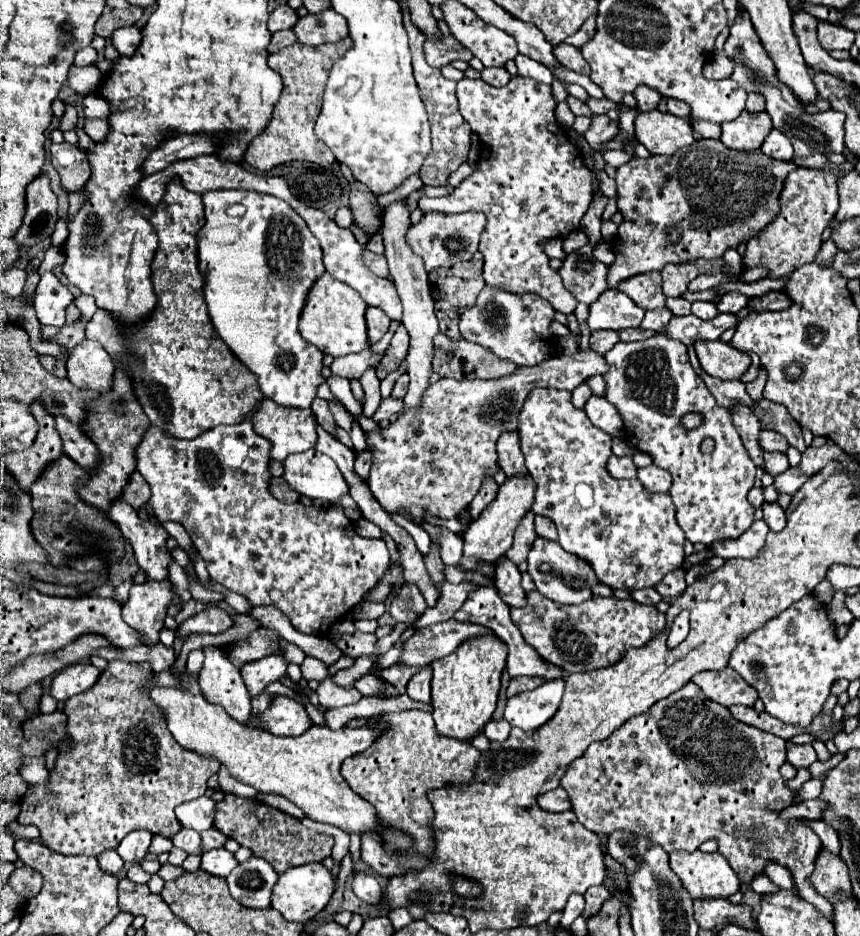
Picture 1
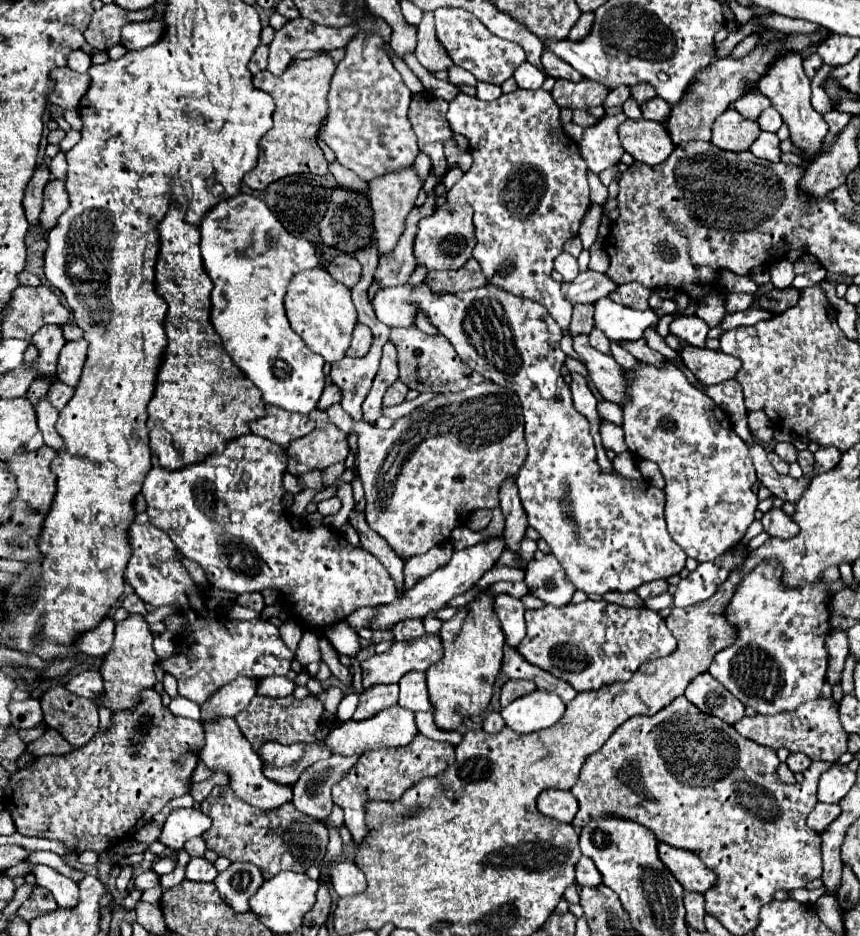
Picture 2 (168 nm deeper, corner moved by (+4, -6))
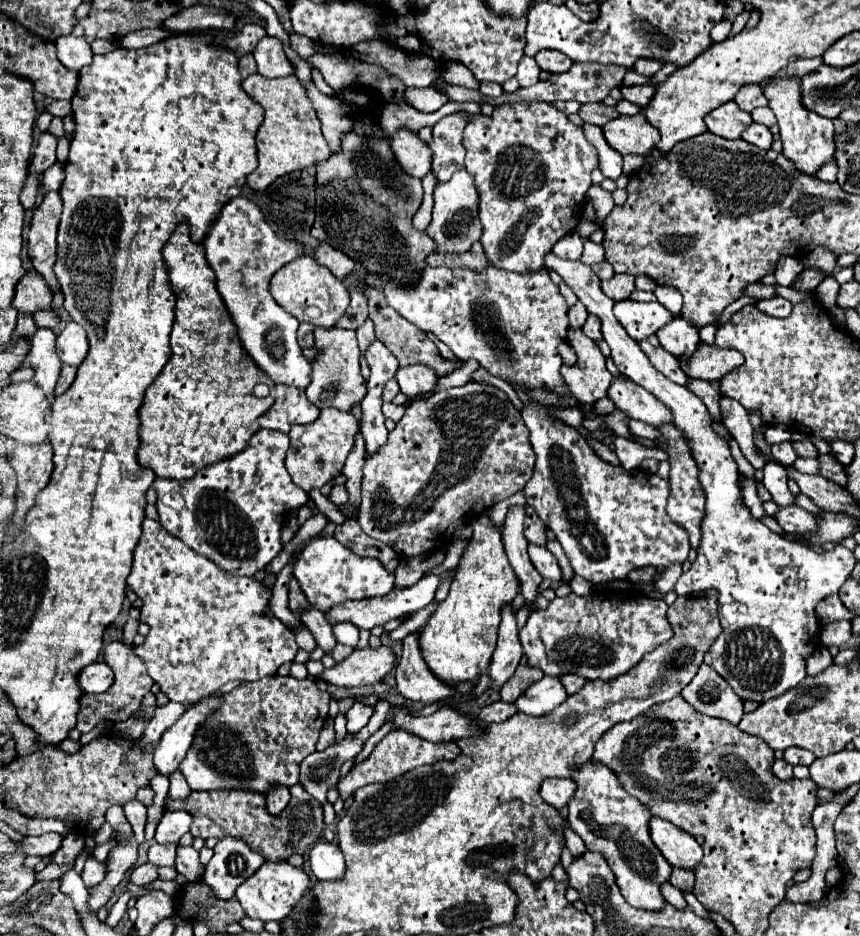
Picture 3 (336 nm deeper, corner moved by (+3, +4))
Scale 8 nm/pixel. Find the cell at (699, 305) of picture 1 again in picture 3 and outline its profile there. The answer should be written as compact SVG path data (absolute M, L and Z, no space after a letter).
M675 317L665 329L657 331L657 339L659 345L673 357L685 357L697 349L699 331L687 321L681 321L681 317Z

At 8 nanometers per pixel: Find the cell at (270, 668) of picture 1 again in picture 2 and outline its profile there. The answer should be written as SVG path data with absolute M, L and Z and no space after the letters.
M238 677L236 681L220 687L216 695L212 695L202 705L202 721L208 717L234 717L244 711L252 697L258 691L258 679L254 677Z

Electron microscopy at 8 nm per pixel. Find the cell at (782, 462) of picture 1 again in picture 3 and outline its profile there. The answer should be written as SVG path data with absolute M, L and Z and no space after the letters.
M789 441L773 445L773 447L771 447L771 455L773 455L773 459L775 459L777 463L781 463L781 465L785 465L785 467L793 465L795 459L797 459L797 453L793 451L793 445L791 445Z

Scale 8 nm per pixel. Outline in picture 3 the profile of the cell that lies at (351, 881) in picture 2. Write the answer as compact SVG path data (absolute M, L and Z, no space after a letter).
M315 843L309 851L309 867L319 881L335 881L343 877L345 859L335 843Z

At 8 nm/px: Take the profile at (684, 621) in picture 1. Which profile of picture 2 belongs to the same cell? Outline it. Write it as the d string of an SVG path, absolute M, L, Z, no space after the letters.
M584 601L562 609L528 609L526 623L526 637L518 645L520 655L564 679L576 691L592 691L614 681L626 681L640 665L666 657L676 649L676 639L666 629L664 619L646 607L626 609L608 601Z

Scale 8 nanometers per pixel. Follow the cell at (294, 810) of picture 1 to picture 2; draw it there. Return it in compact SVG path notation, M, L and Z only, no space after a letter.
M334 805L328 819L324 820L324 825L328 830L334 829L339 832L342 823L344 822L344 812L341 807Z

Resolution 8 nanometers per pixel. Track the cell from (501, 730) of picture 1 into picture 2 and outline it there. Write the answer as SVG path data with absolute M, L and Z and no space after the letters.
M488 713L484 719L484 731L488 735L496 735L504 729L504 721L500 719L500 713Z

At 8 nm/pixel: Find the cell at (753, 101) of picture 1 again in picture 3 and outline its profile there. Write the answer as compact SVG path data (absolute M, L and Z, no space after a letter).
M755 83L755 85L743 85L735 95L735 103L739 105L741 111L751 113L755 107L765 107L767 99L763 95L763 87Z

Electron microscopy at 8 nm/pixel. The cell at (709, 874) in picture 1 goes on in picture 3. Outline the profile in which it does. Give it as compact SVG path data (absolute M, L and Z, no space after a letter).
M661 817L649 819L649 833L655 847L671 863L671 867L693 871L703 857L703 849L693 835L689 835L687 831L675 827L673 823Z

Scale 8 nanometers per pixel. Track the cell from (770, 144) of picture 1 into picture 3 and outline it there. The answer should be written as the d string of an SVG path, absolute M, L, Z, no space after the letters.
M751 123L751 125L741 133L741 139L747 141L747 143L751 143L751 145L757 145L757 147L761 147L761 149L769 149L769 147L771 147L771 141L773 141L773 135L771 135L769 127Z

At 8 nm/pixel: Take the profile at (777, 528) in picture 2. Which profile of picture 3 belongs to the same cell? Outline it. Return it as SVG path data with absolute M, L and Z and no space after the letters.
M797 505L791 507L781 507L781 511L777 513L777 523L783 527L785 533L799 533L799 535L811 535L817 533L817 523L813 521L813 515Z

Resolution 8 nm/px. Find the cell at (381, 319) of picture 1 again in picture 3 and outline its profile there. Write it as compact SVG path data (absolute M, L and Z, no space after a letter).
M315 329L315 345L317 349L317 359L311 361L311 383L307 385L305 393L307 399L319 407L335 407L339 411L351 411L357 403L361 403L361 399L367 393L367 385L365 379L361 377L359 371L359 345L357 345L357 337L355 331L345 331L345 329Z

